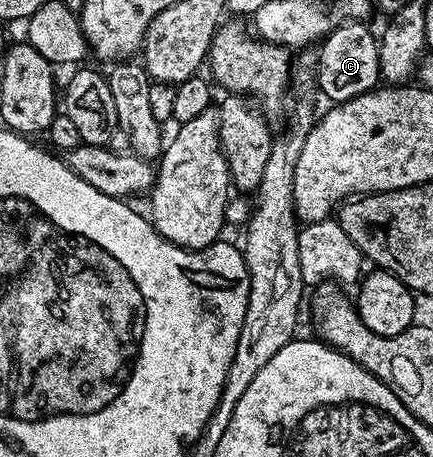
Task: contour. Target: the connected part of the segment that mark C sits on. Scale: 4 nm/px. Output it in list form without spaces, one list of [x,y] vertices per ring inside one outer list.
[[[349,20],[336,25],[327,36],[323,37],[320,48],[320,61],[314,67],[314,80],[318,92],[328,99],[328,102],[341,104],[350,98],[358,98],[372,91],[381,83],[380,46],[377,33],[368,29],[367,23]]]

